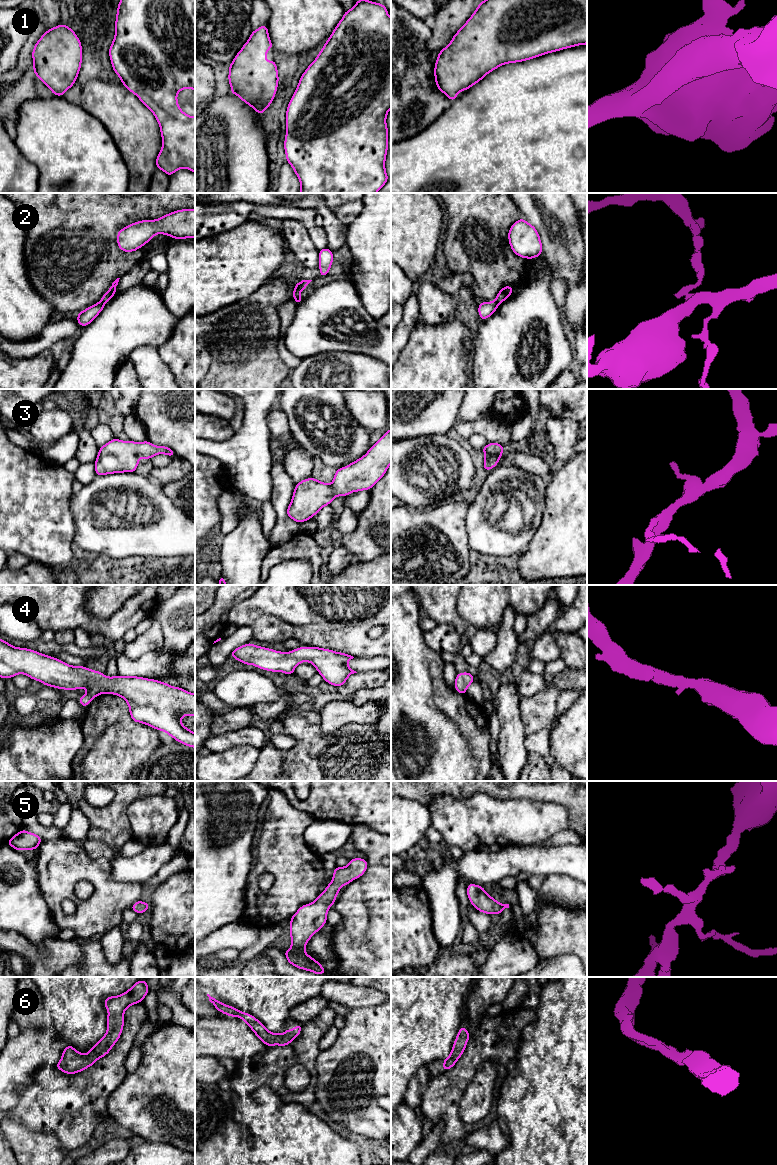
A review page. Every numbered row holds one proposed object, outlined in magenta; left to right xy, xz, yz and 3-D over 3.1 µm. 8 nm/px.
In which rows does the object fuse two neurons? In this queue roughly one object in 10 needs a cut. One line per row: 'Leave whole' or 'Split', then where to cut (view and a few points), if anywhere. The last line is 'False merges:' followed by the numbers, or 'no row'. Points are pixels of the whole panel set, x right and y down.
1: Leave whole. No split
2: Split. Split along xy (100, 301), (104, 304)
3: Leave whole. No split
4: Leave whole. No split
5: Leave whole. No split
6: Leave whole. No split
False merges: 2

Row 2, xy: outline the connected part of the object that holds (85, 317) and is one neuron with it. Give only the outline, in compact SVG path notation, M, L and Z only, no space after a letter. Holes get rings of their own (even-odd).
M97 302L96 304L86 308L77 315L77 322L80 326L86 327L90 324L104 309L105 304Z

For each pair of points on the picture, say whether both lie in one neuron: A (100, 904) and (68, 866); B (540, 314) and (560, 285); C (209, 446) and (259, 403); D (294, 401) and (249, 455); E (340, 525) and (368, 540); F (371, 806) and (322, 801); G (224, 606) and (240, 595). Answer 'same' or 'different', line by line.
A: same
B: different
C: same
D: different
E: different
F: same
G: same

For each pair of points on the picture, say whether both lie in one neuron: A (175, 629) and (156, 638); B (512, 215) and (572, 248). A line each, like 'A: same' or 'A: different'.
A: different
B: different

